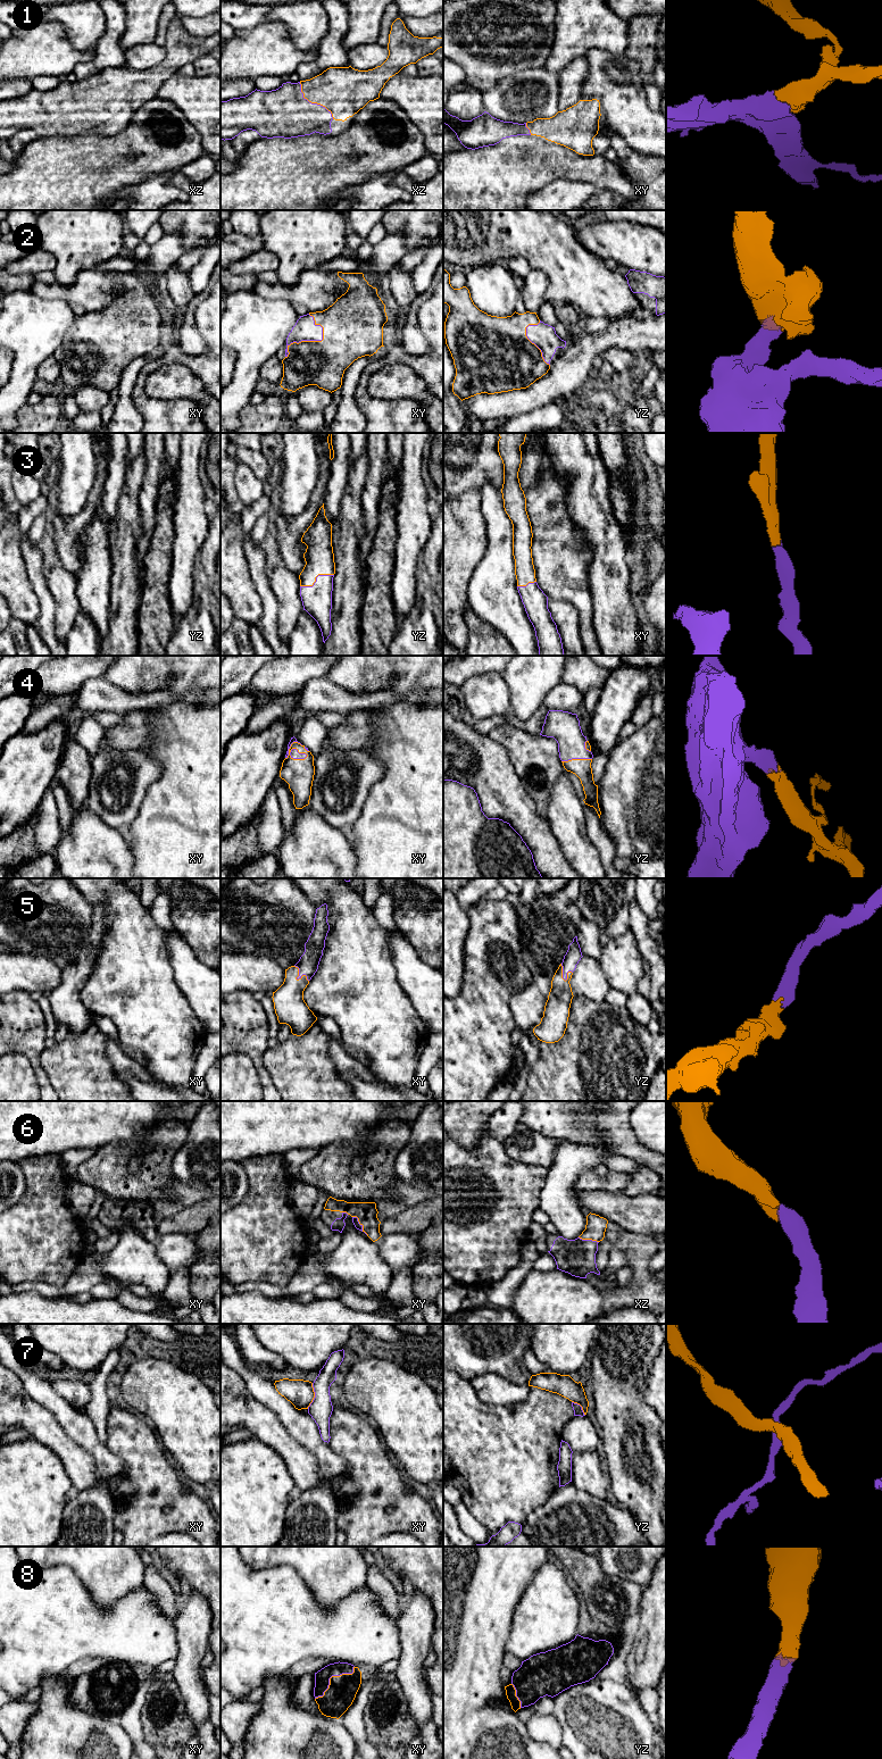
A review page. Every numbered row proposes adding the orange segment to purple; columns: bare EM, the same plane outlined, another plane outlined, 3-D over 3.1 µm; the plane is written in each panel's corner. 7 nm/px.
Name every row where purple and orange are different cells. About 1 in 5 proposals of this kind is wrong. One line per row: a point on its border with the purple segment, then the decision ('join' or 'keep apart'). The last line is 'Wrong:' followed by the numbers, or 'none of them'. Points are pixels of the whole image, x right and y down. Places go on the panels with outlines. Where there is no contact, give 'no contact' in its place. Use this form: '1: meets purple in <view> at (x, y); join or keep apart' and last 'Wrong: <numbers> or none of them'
1: meets purple in xz at (313, 103); join
2: meets purple in xy at (313, 340); join
3: meets purple in yz at (316, 578); join
4: meets purple in xy at (296, 758); join
5: meets purple in xy at (300, 976); join
6: meets purple in xy at (359, 1224); join
7: meets purple in xy at (315, 1395); keep apart
8: meets purple in xy at (332, 1675); join
Wrong: 7

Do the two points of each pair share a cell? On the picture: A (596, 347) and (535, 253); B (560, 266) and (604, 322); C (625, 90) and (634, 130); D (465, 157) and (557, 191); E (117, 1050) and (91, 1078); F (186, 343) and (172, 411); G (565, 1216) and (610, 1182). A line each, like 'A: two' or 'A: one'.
A: two
B: two
C: one
D: two
E: two
F: two
G: two

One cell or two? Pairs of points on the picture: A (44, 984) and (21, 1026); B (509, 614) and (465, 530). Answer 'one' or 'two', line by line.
A: two
B: two

